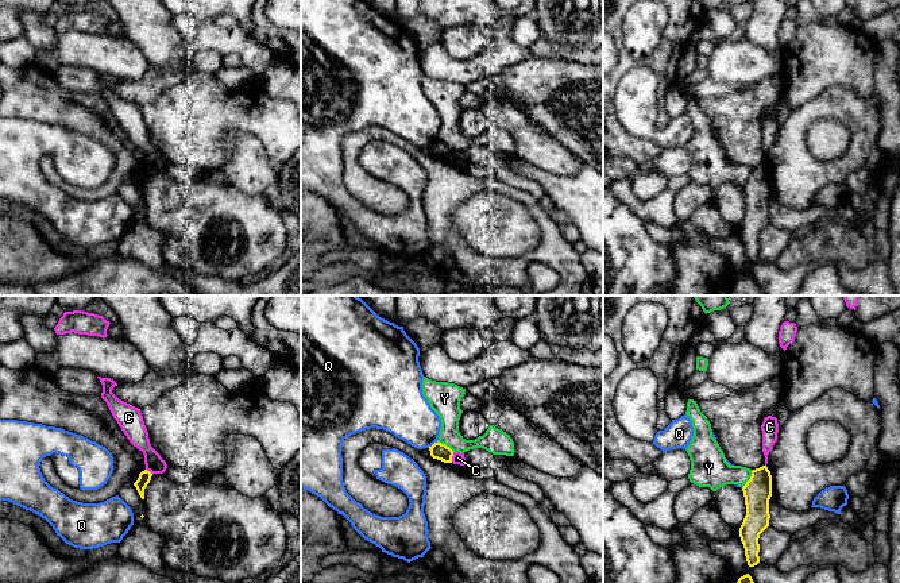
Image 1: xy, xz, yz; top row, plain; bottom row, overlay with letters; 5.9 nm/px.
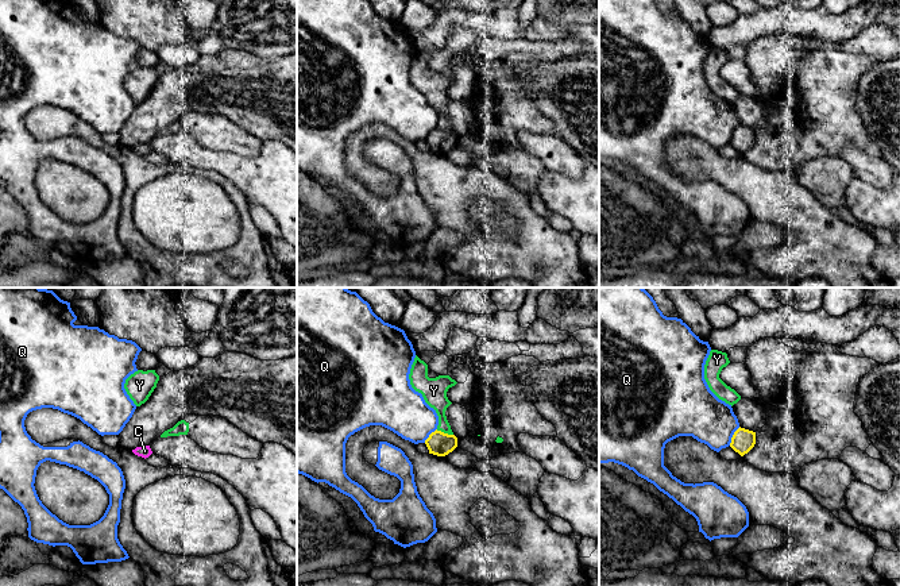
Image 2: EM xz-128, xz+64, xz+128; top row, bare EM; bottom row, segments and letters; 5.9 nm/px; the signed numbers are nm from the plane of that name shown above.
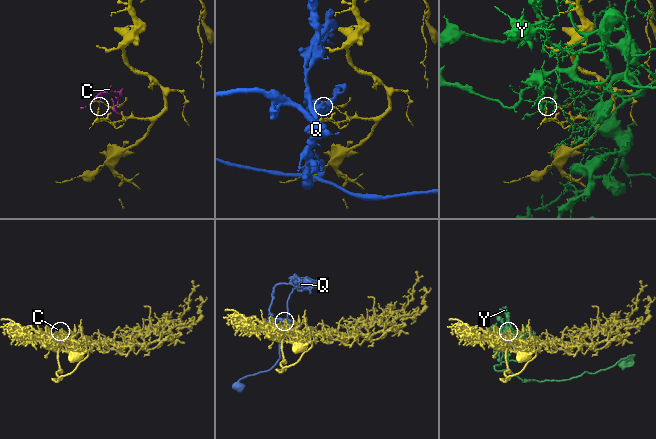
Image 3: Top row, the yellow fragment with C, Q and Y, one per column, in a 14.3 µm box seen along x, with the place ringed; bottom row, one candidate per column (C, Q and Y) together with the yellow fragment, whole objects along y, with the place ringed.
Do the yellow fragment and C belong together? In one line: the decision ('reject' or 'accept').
reject

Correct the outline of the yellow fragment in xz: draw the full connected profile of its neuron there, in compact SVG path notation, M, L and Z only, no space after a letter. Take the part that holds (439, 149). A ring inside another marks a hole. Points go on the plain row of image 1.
M437 139L429 144L429 148L433 157L441 158L444 161L452 161L453 148L445 142Z

